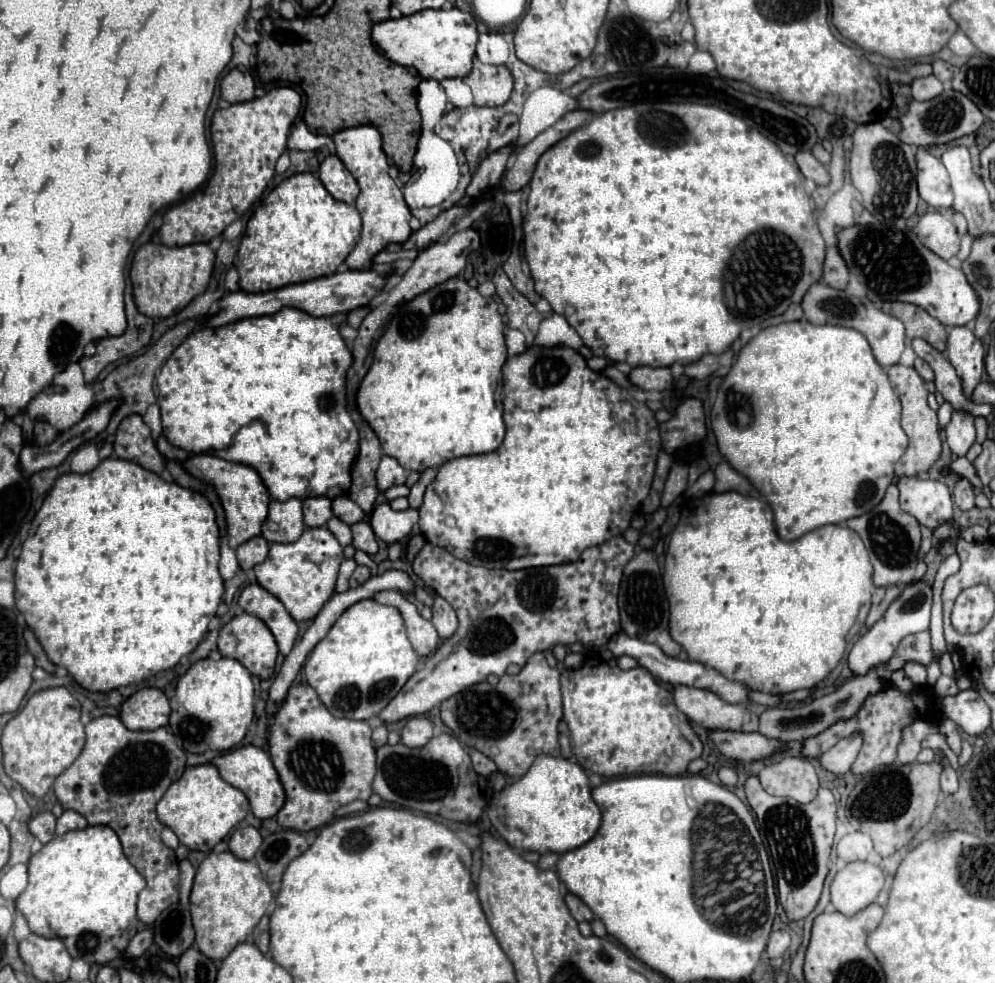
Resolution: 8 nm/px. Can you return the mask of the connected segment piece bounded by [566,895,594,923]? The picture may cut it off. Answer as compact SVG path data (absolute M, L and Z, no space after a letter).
M566 895L566 905L568 905L568 909L570 909L570 913L572 913L572 917L580 923L580 921L592 921L594 919L594 913L576 897L576 895Z

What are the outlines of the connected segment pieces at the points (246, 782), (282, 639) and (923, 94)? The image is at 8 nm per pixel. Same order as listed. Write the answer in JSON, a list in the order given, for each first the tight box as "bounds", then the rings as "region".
[{"bounds":[210,745,284,819],"region":[[[244,745],[244,747],[238,747],[238,749],[232,749],[224,755],[218,755],[210,761],[220,777],[224,781],[228,781],[230,785],[234,785],[236,789],[240,789],[248,801],[250,801],[250,807],[252,807],[252,813],[258,817],[258,819],[268,819],[268,817],[274,817],[280,807],[284,805],[284,789],[282,789],[282,783],[278,779],[278,773],[270,761],[270,755],[266,751],[262,751],[260,747],[254,747],[254,745]]]},{"bounds":[238,583,298,655],"region":[[[252,583],[244,587],[238,599],[240,609],[244,609],[250,615],[256,615],[266,623],[266,627],[272,631],[278,649],[282,655],[288,655],[296,643],[298,637],[298,625],[286,611],[286,607],[264,587],[258,583]]]},{"bounds":[910,75,942,101],"region":[[[928,75],[928,77],[922,77],[922,79],[916,79],[910,87],[912,91],[912,97],[916,101],[928,101],[928,99],[934,99],[936,95],[942,93],[942,83],[934,77],[934,75]]]}]

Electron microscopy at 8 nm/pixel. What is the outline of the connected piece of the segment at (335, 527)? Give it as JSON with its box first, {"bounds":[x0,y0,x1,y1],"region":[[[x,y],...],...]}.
{"bounds":[326,517,352,547],"region":[[[332,517],[332,519],[326,523],[326,527],[328,527],[328,531],[338,539],[338,543],[340,543],[342,547],[346,547],[346,545],[352,543],[352,529],[350,529],[350,525],[346,525],[346,523],[342,523],[340,519]]]}

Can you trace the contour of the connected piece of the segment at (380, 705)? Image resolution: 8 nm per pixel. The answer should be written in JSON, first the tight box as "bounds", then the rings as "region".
{"bounds":[304,599,420,721],"region":[[[364,599],[346,609],[332,625],[328,635],[312,649],[310,657],[304,663],[304,675],[308,685],[318,693],[332,715],[358,721],[376,717],[412,677],[412,673],[418,669],[418,661],[420,659],[408,641],[400,611],[396,607],[380,605],[374,599]]]}

